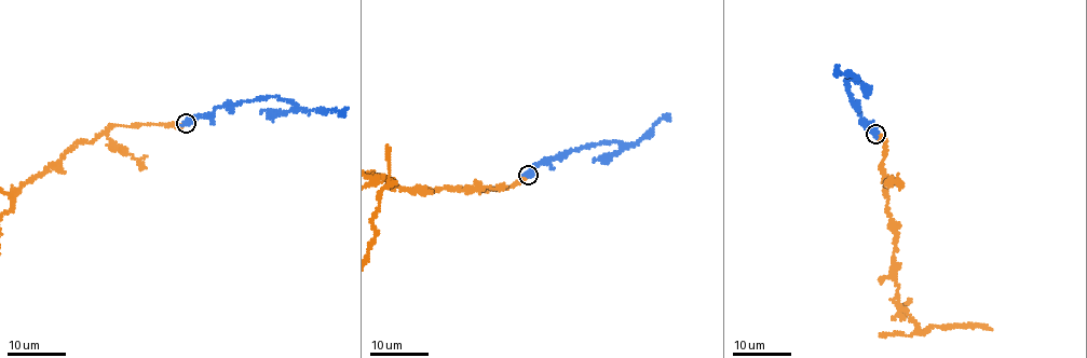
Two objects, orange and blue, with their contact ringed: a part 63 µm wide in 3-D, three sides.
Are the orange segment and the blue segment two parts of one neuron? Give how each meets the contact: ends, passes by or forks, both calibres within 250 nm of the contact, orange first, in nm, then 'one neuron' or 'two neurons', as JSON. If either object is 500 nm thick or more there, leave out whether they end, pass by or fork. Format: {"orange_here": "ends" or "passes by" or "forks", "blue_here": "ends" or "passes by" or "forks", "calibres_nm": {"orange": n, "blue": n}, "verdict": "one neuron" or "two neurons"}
{"calibres_nm": {"orange": 260, "blue": 600}, "verdict": "one neuron"}

